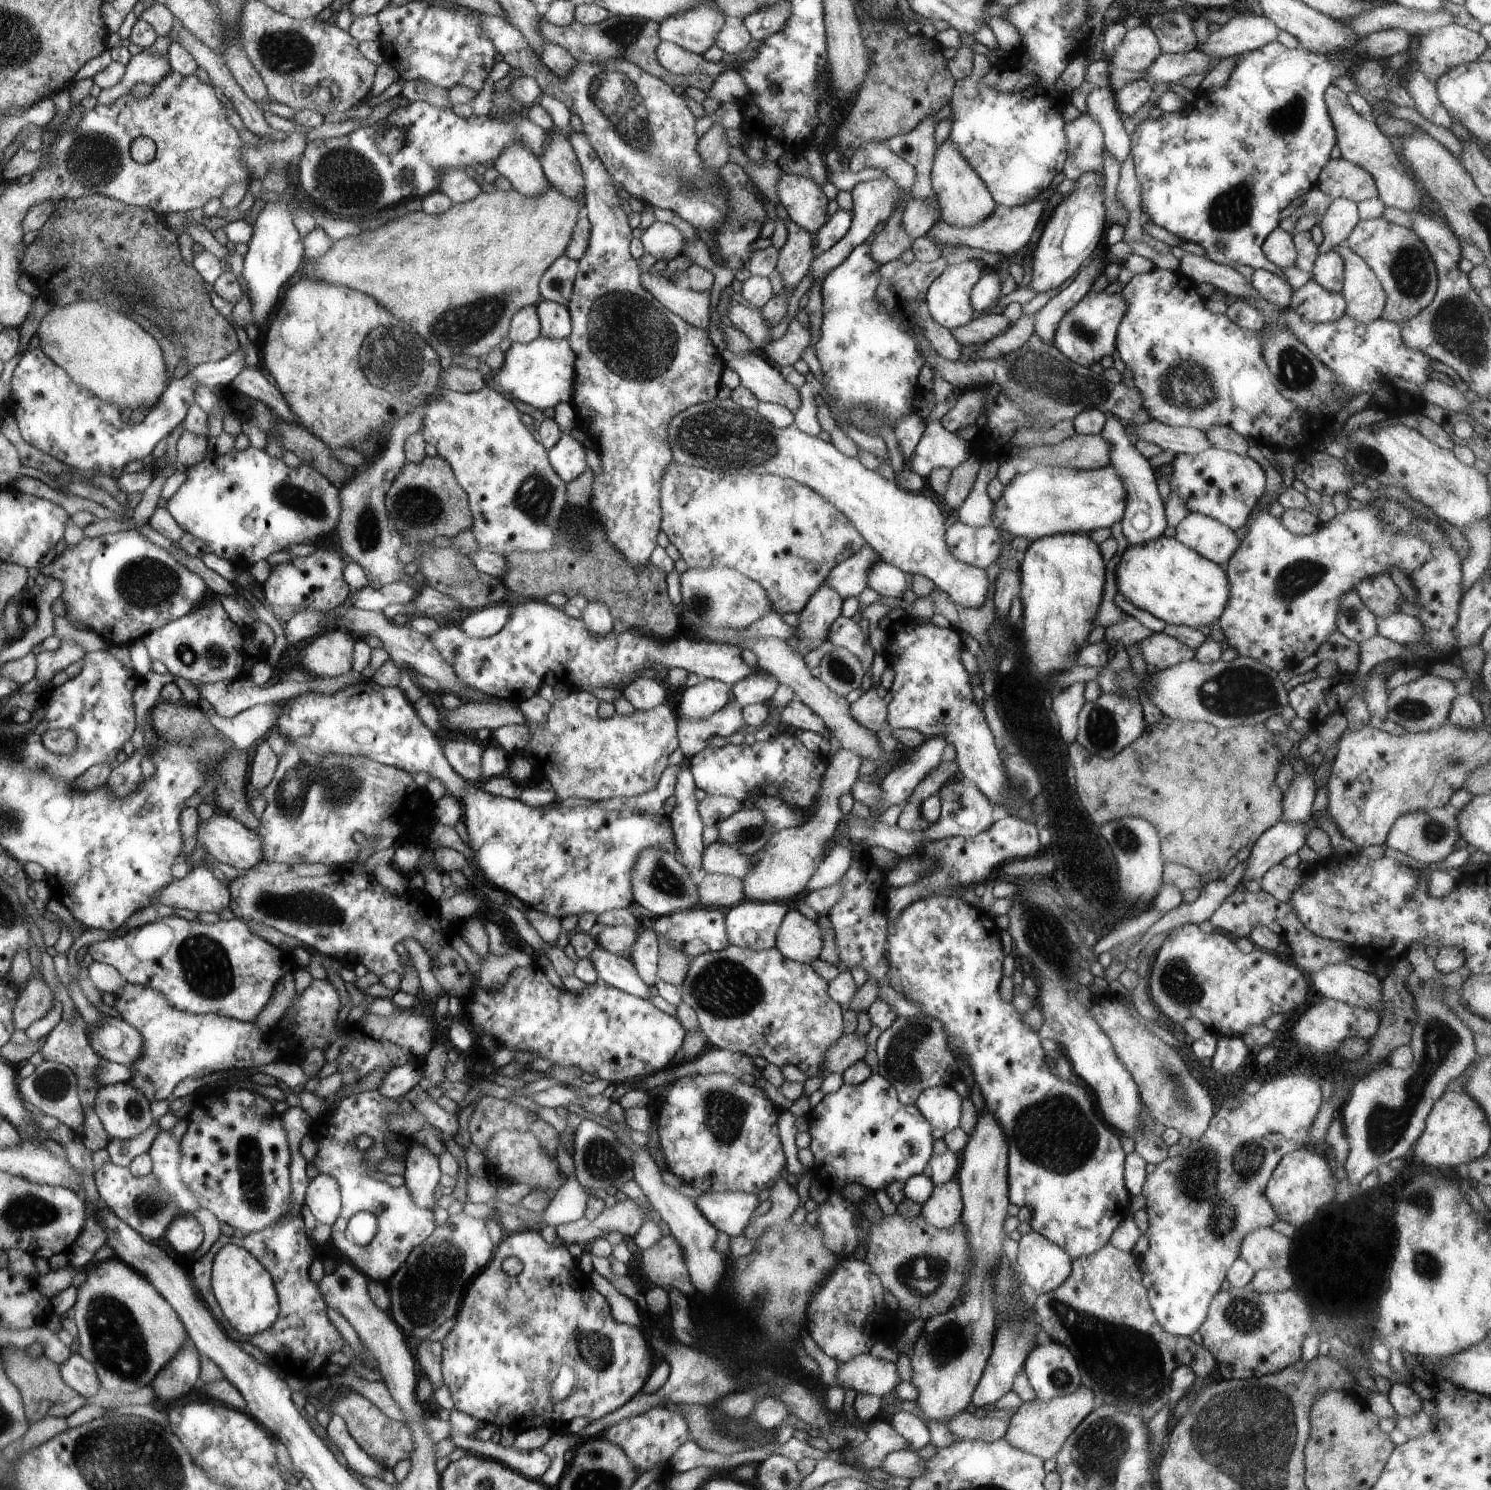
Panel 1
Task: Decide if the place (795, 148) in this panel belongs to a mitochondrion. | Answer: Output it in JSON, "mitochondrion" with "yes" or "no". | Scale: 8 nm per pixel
{"mitochondrion":"no"}

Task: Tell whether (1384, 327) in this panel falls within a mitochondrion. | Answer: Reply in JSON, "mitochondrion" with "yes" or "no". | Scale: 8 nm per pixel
{"mitochondrion":"no"}

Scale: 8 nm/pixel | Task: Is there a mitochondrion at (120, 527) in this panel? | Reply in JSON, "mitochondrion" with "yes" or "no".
{"mitochondrion":"no"}

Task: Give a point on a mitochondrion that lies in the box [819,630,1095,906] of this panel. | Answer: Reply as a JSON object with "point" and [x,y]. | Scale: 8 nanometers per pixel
{"point":[840,671]}

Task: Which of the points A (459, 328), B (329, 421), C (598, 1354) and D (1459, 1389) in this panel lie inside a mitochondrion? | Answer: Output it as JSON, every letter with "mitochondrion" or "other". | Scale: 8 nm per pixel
{"A":"mitochondrion","B":"other","C":"mitochondrion","D":"other"}

